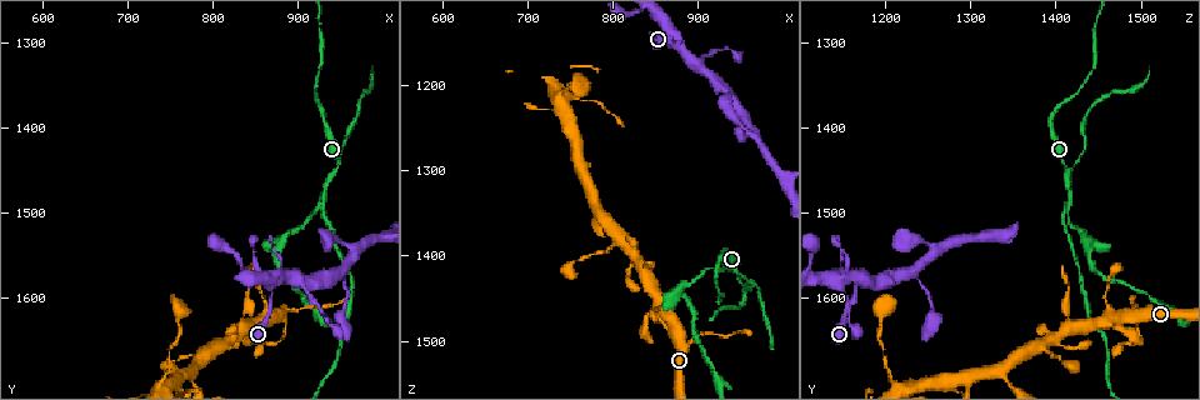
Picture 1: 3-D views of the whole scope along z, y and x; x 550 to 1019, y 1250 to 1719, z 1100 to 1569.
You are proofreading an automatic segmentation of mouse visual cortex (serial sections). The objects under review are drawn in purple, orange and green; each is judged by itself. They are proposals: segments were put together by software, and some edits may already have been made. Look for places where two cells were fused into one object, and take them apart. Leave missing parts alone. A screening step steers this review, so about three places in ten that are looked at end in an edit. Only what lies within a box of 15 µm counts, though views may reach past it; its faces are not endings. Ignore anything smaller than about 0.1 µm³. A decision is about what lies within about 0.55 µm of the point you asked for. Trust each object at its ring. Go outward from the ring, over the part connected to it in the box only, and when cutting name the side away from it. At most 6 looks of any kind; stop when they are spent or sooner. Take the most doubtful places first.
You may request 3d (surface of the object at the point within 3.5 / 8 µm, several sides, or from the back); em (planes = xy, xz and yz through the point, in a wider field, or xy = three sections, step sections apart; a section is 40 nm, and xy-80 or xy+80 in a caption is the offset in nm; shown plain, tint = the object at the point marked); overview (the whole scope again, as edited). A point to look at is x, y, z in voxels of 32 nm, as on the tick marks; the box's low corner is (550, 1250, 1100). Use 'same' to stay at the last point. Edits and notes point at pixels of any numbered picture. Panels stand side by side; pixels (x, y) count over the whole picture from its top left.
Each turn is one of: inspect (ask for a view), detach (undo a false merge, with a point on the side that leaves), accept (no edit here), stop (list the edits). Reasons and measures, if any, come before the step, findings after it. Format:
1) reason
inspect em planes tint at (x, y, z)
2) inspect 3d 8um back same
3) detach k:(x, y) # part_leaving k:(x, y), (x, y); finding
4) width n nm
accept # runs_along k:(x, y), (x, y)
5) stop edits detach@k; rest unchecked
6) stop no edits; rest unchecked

side arm on a straight run
inspect 3d 3.5um back at (925, 1485, 1415)

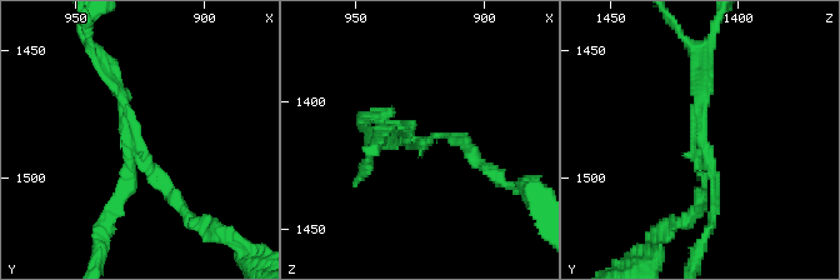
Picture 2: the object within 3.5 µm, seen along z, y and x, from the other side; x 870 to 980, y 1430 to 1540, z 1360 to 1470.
shape alone is not enough
inspect em xy step 1 tint at (930, 1487, 1414)

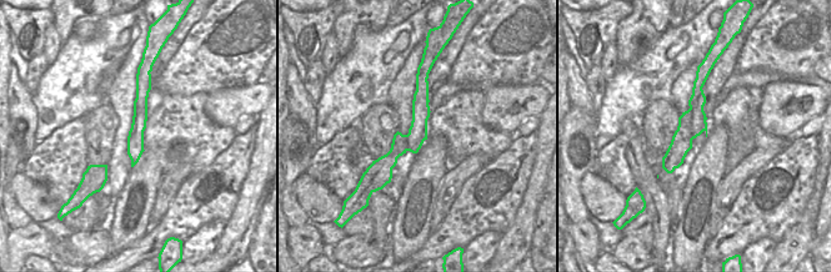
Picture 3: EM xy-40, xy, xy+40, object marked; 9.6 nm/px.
width 200 nm
detach 2:(166, 189) # two cells meet here

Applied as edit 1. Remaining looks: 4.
inspect overview

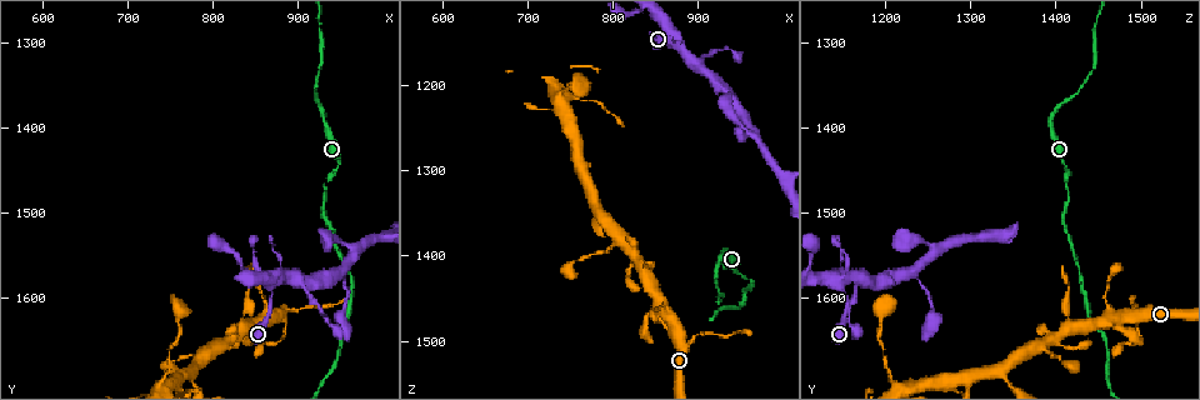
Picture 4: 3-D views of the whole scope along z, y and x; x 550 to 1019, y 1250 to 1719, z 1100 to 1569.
three-way junction
inspect 3d 3.5um at (895, 1575, 1175)

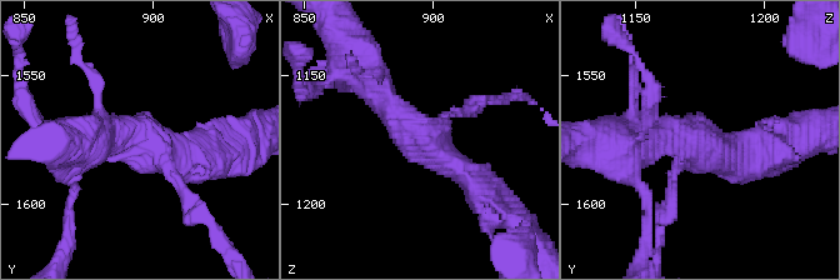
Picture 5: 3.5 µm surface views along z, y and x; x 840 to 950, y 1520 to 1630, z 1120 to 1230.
inspect em xy step 3 tint at (896, 1576, 1176)

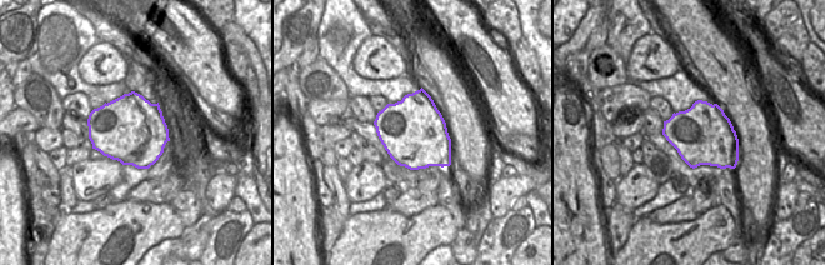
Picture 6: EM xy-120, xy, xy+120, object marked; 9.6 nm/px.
width 650 nm
accept # runs_along 5:(371, 80), (390, 113), (486, 195); all the same cell

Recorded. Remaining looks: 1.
stop edits detach@2; rest unchecked

